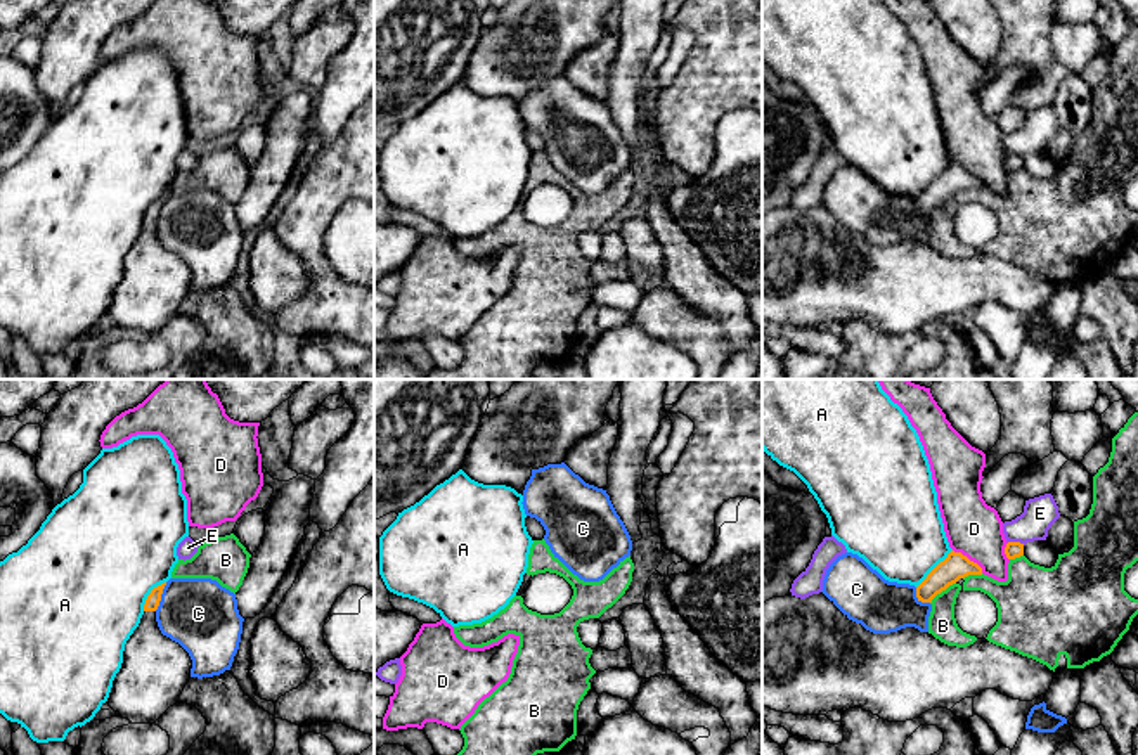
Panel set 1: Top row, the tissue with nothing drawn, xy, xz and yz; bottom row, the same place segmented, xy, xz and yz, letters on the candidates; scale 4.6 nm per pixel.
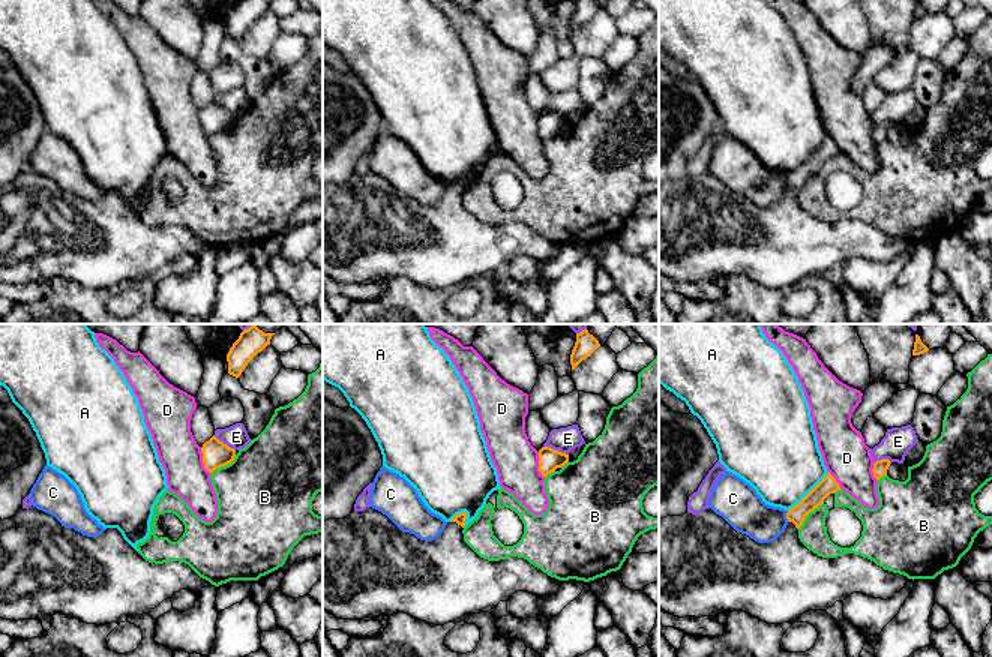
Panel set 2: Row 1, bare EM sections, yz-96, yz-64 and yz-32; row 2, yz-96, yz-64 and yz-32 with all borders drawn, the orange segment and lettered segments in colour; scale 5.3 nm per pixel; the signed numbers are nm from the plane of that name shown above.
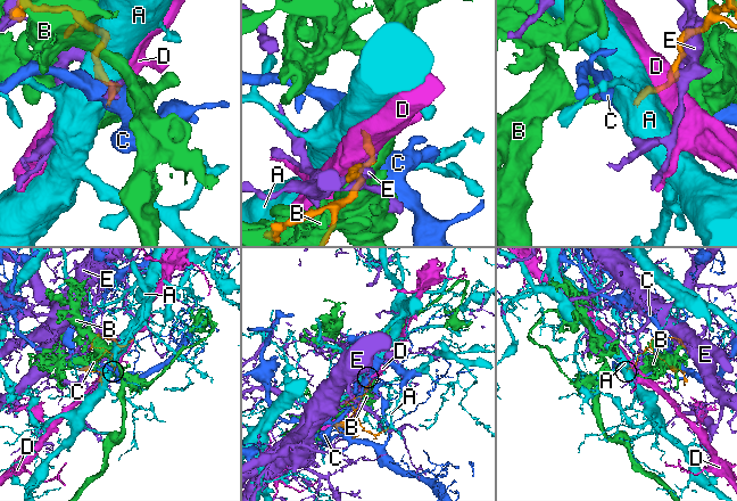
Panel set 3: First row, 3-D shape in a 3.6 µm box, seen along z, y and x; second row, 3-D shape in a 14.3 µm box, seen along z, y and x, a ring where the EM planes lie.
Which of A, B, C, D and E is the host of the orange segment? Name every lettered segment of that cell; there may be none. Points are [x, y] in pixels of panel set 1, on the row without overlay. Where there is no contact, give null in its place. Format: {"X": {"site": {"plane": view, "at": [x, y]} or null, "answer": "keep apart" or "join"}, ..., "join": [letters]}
{"A": {"site": {"plane": "yz", "at": [934, 180]}, "answer": "keep apart"}, "B": {"site": {"plane": "yz", "at": [941, 203]}, "answer": "keep apart"}, "C": {"site": {"plane": "xy", "at": [160, 208]}, "answer": "keep apart"}, "D": {"site": {"plane": "yz", "at": [967, 170]}, "answer": "keep apart"}, "E": {"site": {"plane": "yz", "at": [1017, 154]}, "answer": "keep apart"}, "join": []}

